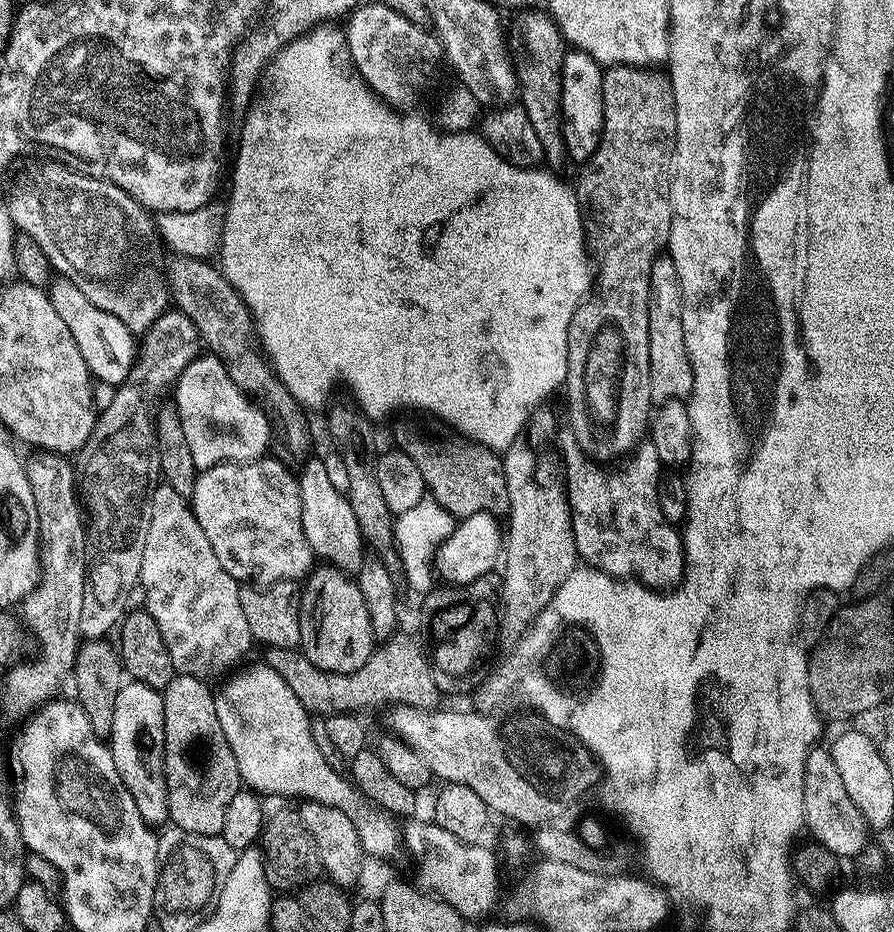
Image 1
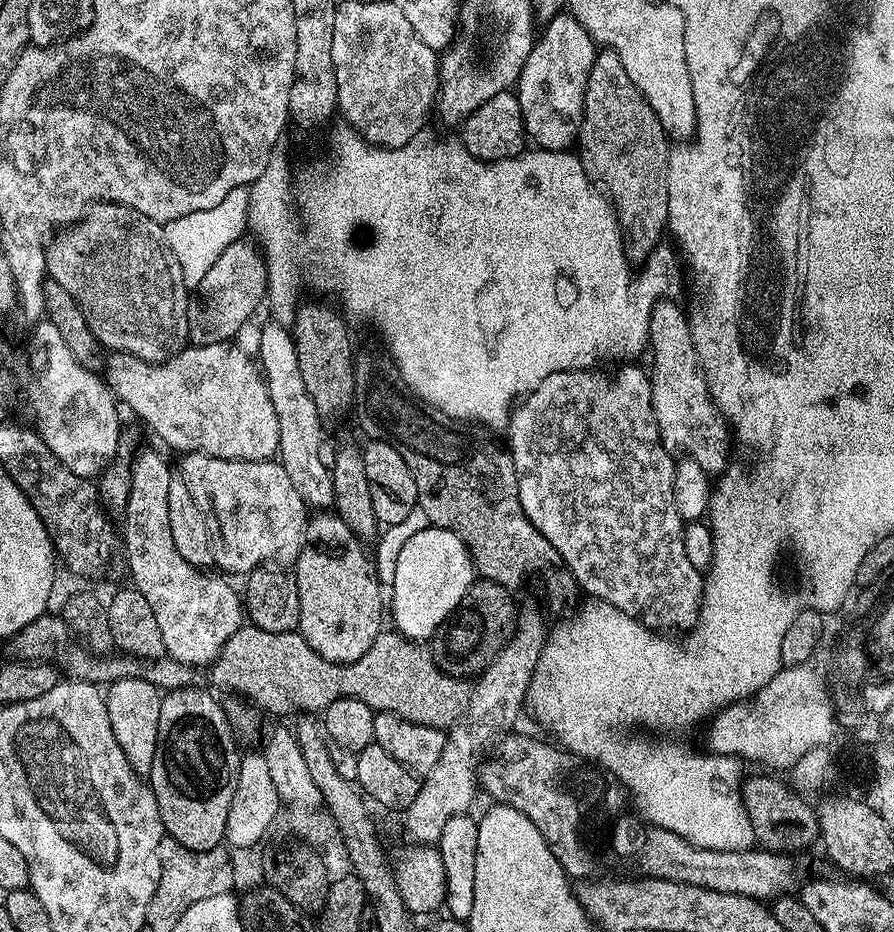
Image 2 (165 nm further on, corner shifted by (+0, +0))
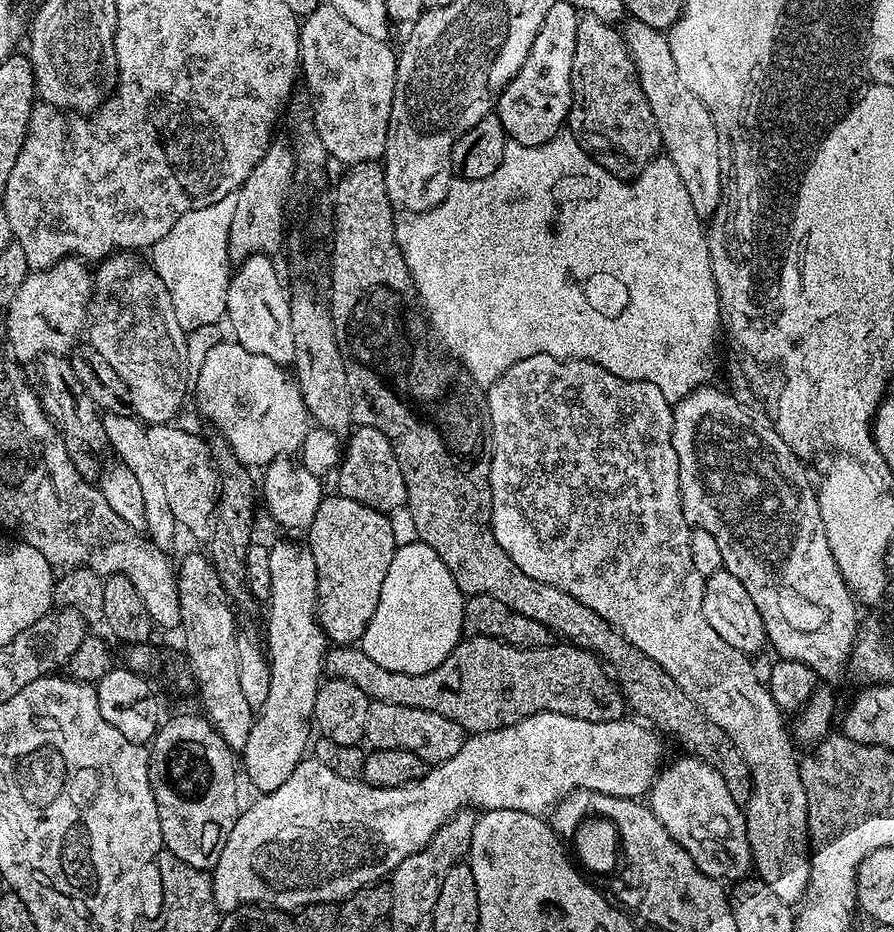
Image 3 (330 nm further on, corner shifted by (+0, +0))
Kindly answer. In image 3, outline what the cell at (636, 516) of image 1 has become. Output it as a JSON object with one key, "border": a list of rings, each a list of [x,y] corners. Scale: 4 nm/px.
{"border":[[[538,354],[525,360],[514,362],[502,373],[493,384],[487,385],[486,395],[488,398],[488,422],[490,425],[490,447],[492,450],[492,461],[490,462],[490,494],[492,495],[492,533],[510,554],[514,566],[522,570],[530,578],[534,578],[543,584],[554,586],[582,602],[582,606],[590,606],[594,614],[606,618],[613,628],[627,638],[631,644],[638,646],[642,654],[654,658],[682,690],[697,704],[710,718],[710,722],[718,722],[722,730],[734,742],[736,749],[742,754],[746,766],[752,775],[752,790],[748,794],[748,803],[744,814],[748,841],[752,851],[752,863],[755,875],[782,902],[793,906],[799,905],[804,899],[804,891],[808,889],[808,879],[812,862],[810,859],[810,841],[808,838],[808,803],[806,802],[806,790],[802,786],[800,777],[800,766],[796,752],[792,749],[793,737],[784,729],[785,713],[774,702],[774,698],[768,693],[768,685],[756,673],[756,668],[751,664],[749,653],[742,650],[734,650],[734,646],[727,644],[724,639],[718,638],[718,633],[706,622],[706,614],[702,614],[702,598],[704,597],[705,577],[700,576],[694,568],[693,559],[690,556],[690,540],[693,529],[686,522],[682,514],[682,498],[678,486],[678,454],[674,454],[674,442],[672,441],[672,410],[673,405],[654,386],[654,382],[645,380],[623,380],[610,370],[598,366],[593,360],[555,360],[552,356]]]}

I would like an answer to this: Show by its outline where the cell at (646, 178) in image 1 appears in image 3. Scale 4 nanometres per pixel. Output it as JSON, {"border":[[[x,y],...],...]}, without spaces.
{"border":[[[581,15],[578,22],[572,67],[572,105],[566,128],[589,158],[619,180],[629,181],[639,176],[662,152],[660,131],[654,122],[650,102],[646,102],[646,94],[642,94],[624,37],[613,25],[602,22],[602,18]]]}

